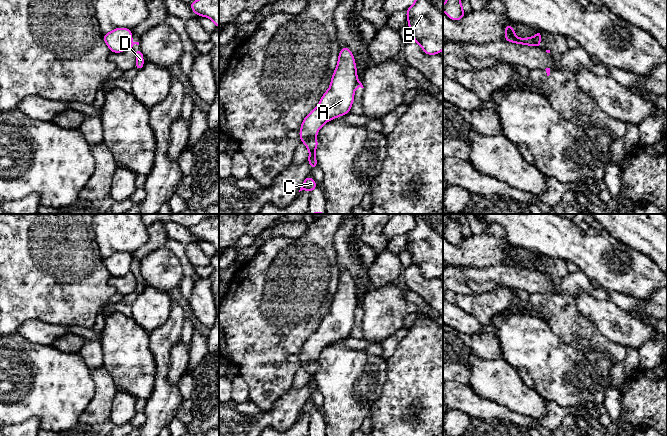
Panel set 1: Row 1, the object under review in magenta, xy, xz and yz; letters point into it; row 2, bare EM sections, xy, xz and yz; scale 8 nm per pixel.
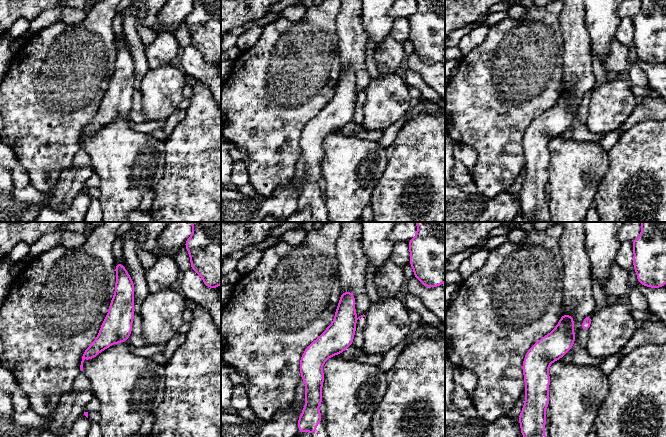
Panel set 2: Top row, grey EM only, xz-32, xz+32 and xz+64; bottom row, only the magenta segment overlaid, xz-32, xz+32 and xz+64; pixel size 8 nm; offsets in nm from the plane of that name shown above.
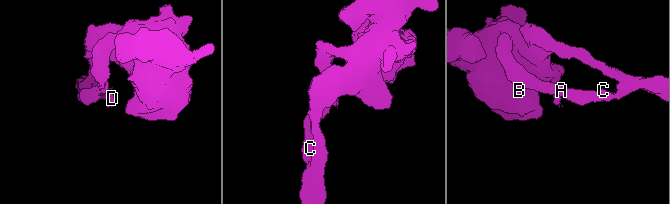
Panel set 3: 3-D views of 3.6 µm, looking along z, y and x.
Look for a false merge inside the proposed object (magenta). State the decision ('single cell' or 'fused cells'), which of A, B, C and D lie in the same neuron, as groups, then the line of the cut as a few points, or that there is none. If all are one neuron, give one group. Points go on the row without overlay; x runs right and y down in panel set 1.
fused cells; groups A B C / D; cut xz (357, 305), (353, 313)

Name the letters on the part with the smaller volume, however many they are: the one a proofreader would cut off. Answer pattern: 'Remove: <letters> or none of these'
Remove: D

